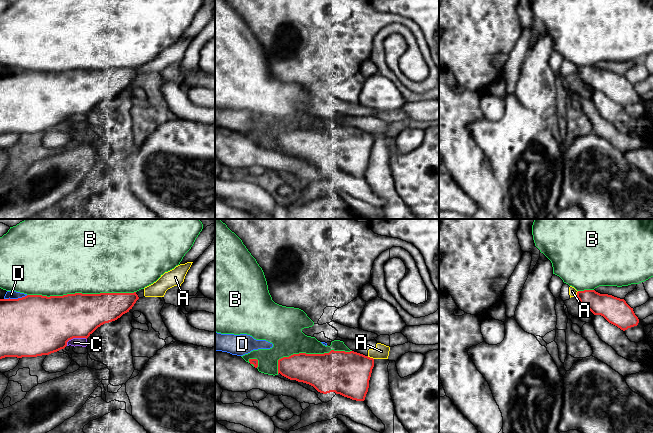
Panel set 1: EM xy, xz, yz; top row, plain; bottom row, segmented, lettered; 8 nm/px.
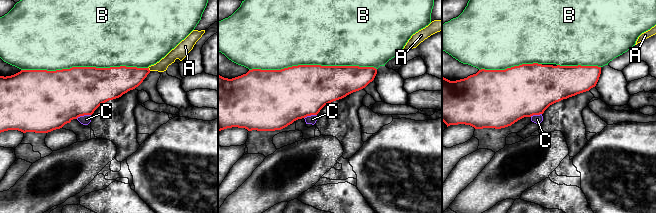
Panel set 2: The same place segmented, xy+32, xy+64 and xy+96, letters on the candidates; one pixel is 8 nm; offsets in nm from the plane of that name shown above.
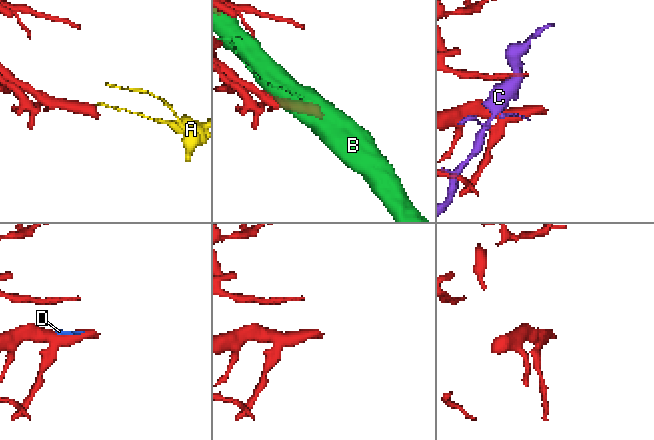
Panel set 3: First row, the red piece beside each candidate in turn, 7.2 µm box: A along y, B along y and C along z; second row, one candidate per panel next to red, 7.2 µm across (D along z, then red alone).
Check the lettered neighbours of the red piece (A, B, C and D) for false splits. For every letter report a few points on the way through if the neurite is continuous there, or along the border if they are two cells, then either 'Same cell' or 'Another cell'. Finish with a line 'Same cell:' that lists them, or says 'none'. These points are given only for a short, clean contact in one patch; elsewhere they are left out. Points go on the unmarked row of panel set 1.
A: Boundary: xz (367, 132), (373, 135). Another cell
B: Another cell
C: Another cell
D: Another cell
Same cell: none

